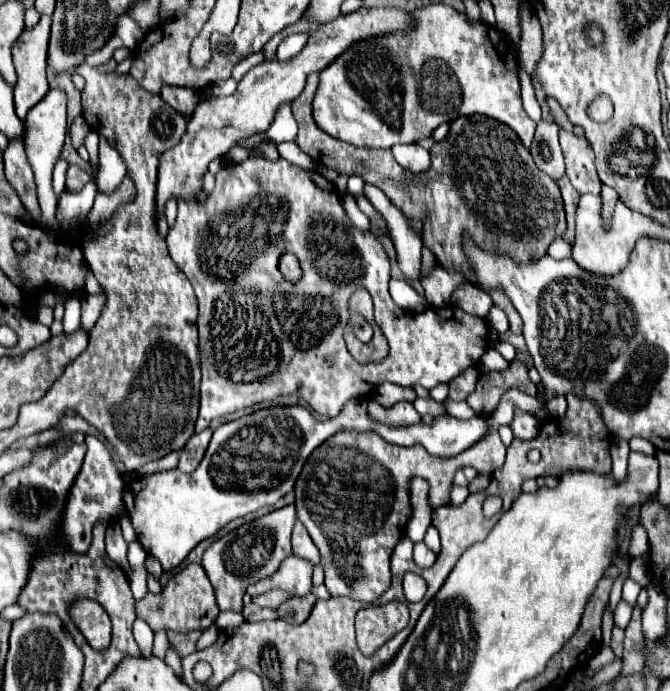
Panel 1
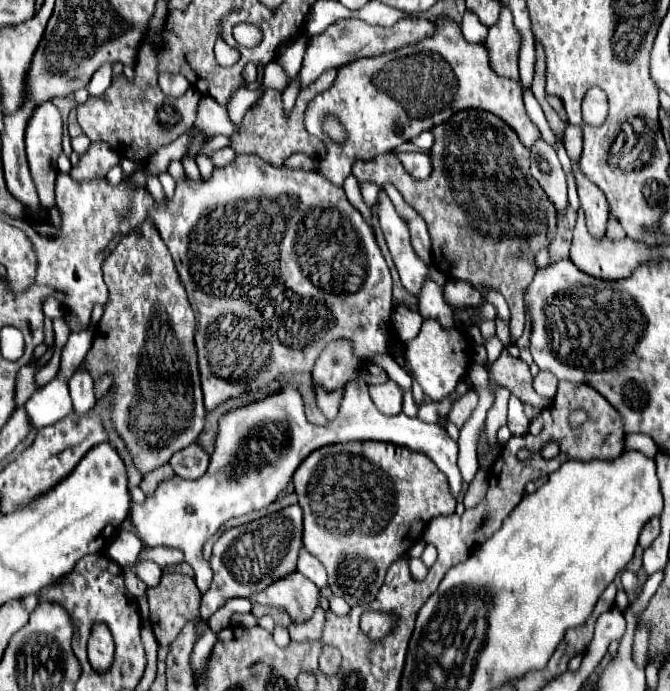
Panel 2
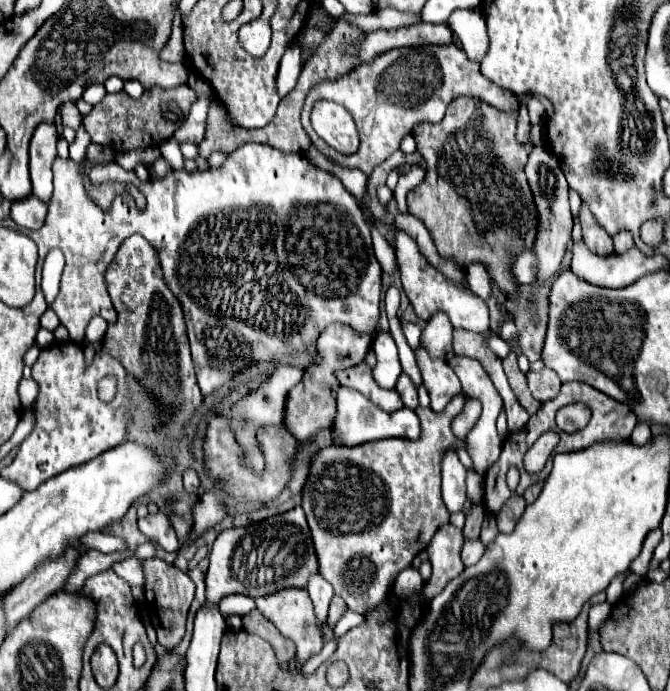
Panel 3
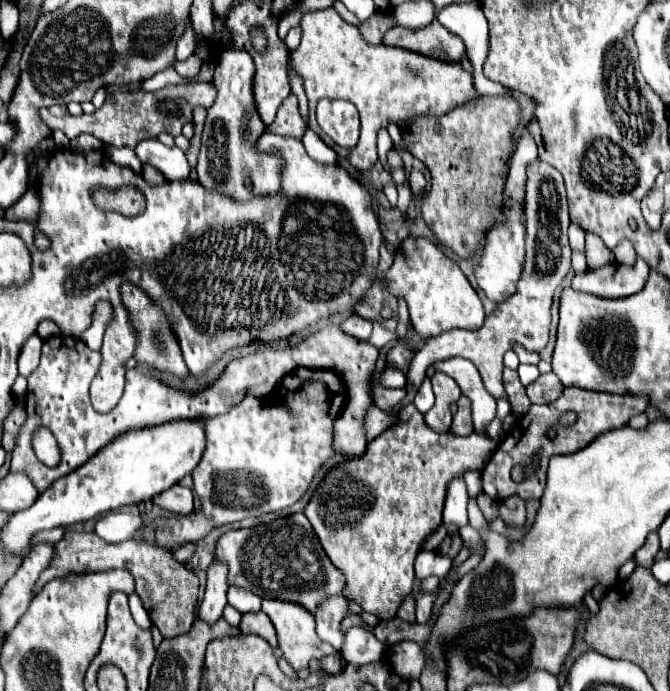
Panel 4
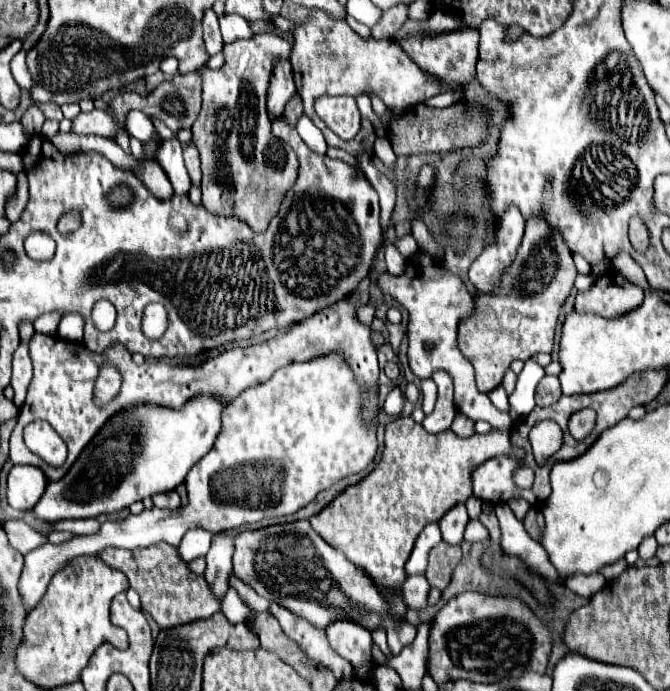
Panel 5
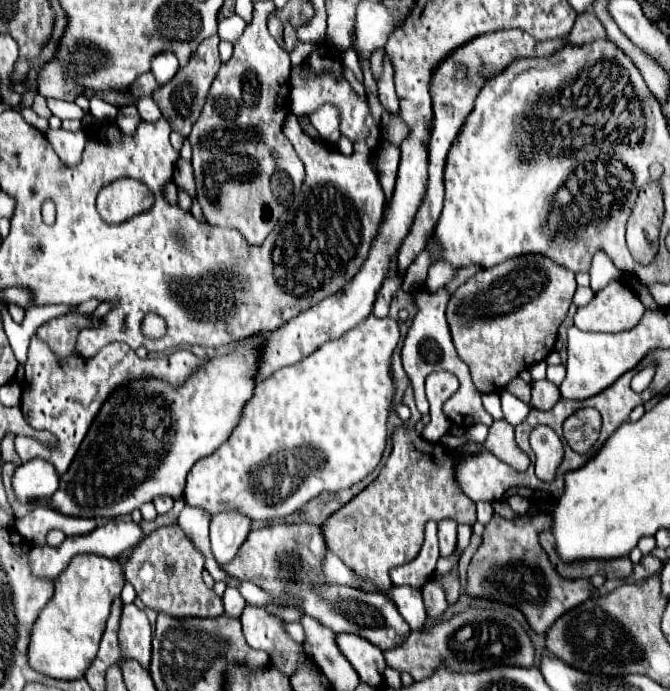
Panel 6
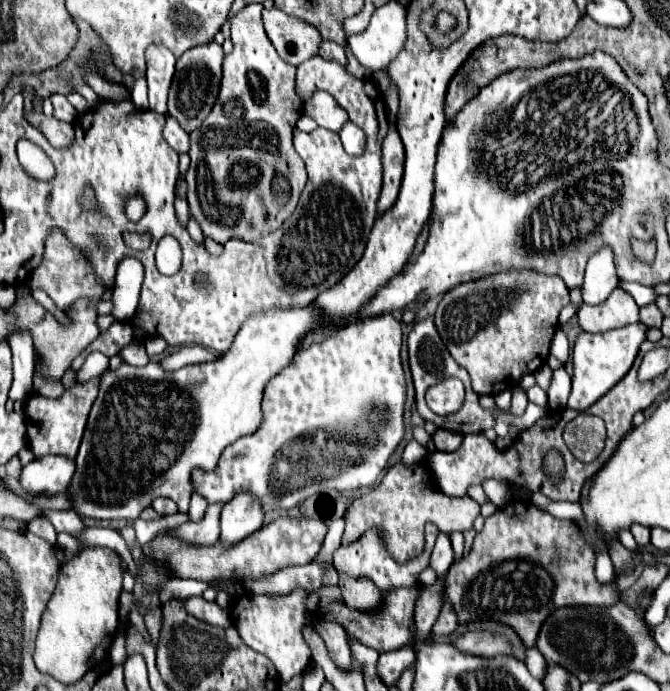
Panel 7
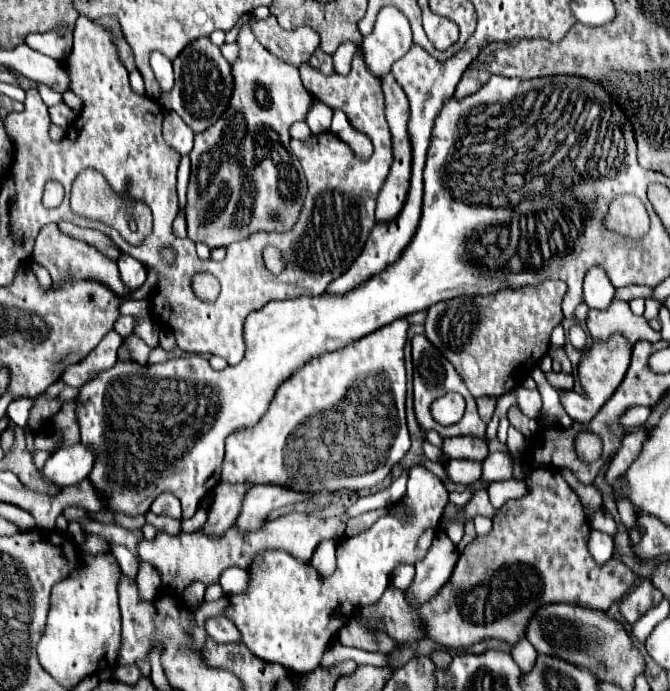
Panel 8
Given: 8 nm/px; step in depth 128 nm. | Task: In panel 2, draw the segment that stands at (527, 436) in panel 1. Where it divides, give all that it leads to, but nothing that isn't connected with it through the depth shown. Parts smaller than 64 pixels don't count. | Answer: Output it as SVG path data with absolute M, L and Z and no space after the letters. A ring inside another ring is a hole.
M512 396L510 404L508 404L508 428L510 428L510 432L514 436L522 436L528 430L528 426L530 426L530 422L524 416L522 402L516 396Z

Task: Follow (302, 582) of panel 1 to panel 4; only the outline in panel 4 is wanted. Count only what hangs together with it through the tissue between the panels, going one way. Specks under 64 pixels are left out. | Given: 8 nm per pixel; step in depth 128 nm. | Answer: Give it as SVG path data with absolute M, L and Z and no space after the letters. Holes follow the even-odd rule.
M264 598L262 600L262 612L266 612L276 628L278 634L278 648L282 650L284 660L294 668L294 670L302 670L308 668L310 660L318 660L326 654L338 654L332 646L328 646L326 642L320 642L320 638L316 636L314 630L314 616L308 608L304 608L298 602L288 602L288 600L270 600Z

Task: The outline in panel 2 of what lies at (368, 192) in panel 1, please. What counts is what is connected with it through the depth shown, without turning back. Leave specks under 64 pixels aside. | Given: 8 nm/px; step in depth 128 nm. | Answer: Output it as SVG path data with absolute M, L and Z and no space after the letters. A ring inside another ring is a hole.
M384 190L378 196L378 220L380 220L380 228L384 232L386 244L390 248L394 266L400 274L400 280L410 294L414 294L414 296L420 294L422 282L428 274L432 274L432 278L434 278L434 282L438 282L438 286L446 284L446 276L440 274L438 270L430 270L430 266L426 266L414 252L414 248L410 244L408 228L406 228L406 224L402 224L402 220L394 212L394 206Z

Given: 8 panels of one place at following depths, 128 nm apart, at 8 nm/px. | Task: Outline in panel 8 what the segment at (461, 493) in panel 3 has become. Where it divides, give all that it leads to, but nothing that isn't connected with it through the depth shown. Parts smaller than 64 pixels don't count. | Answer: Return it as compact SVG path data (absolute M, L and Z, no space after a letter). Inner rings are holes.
M438 532L426 558L416 564L416 578L408 592L418 600L426 602L432 598L444 582L448 582L458 558L458 548L450 542L444 532Z

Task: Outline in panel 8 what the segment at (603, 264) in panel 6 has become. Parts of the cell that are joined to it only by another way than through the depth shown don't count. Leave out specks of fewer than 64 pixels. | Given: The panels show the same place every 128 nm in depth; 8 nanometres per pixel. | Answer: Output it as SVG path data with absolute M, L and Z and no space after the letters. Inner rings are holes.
M594 266L588 270L588 274L584 278L584 302L590 308L598 308L598 310L608 308L608 304L614 298L614 292L616 292L616 288L612 286L612 282L602 266Z

